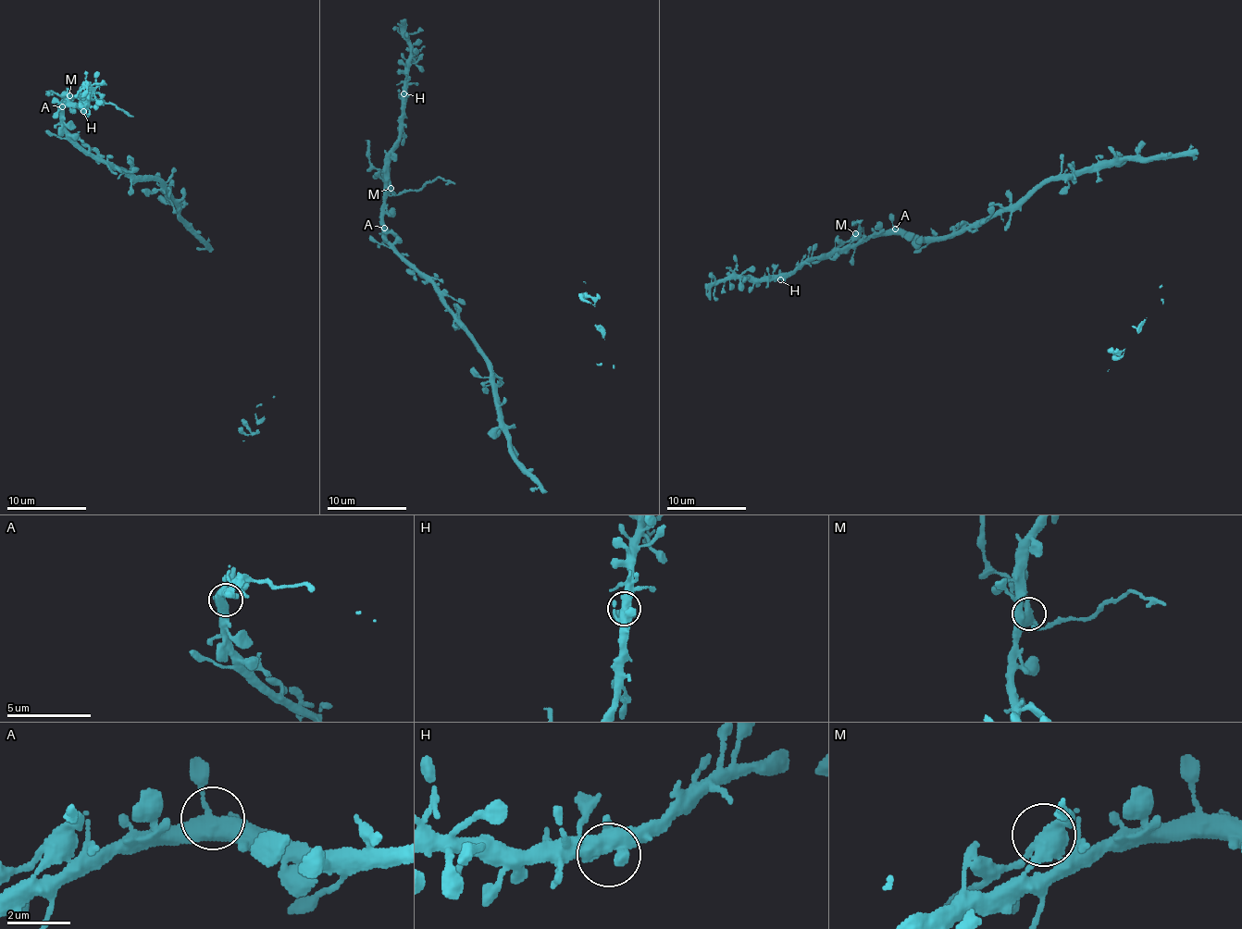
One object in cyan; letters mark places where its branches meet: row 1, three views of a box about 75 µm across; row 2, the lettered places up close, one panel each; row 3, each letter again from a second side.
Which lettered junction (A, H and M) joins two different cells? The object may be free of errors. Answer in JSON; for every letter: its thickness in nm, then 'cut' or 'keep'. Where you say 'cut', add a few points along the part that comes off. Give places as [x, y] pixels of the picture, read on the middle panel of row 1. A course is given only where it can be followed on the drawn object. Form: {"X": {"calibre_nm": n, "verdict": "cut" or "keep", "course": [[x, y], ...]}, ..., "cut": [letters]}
{"A": {"calibre_nm": 400, "verdict": "keep"}, "H": {"calibre_nm": 440, "verdict": "keep"}, "M": {"calibre_nm": 400, "verdict": "keep"}, "cut": []}

